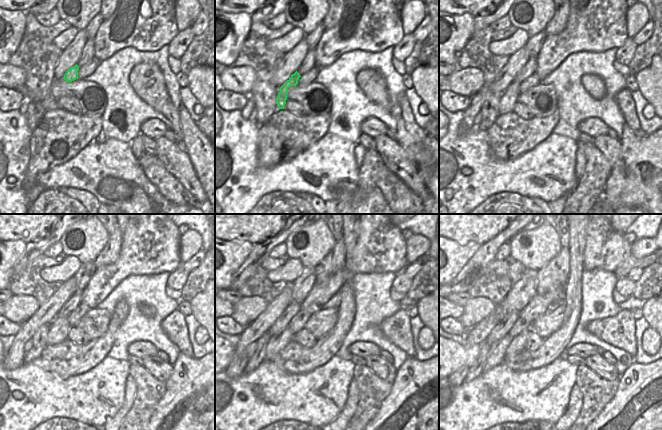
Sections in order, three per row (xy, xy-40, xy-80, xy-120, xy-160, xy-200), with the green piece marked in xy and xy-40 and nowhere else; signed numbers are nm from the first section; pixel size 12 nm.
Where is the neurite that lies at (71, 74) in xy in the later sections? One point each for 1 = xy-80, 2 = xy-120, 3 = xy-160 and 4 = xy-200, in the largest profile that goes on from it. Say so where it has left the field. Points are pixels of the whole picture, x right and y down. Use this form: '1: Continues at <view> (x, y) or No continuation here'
1: Continues at xy-80 (509, 98)
2: Continues at xy-120 (59, 327)
3: Continues at xy-160 (276, 343)
4: Continues at xy-200 (495, 356).

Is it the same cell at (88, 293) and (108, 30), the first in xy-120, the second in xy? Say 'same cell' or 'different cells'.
same cell

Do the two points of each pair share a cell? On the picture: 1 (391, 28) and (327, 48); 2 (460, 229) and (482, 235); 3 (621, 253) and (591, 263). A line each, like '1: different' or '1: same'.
1: same
2: same
3: same

